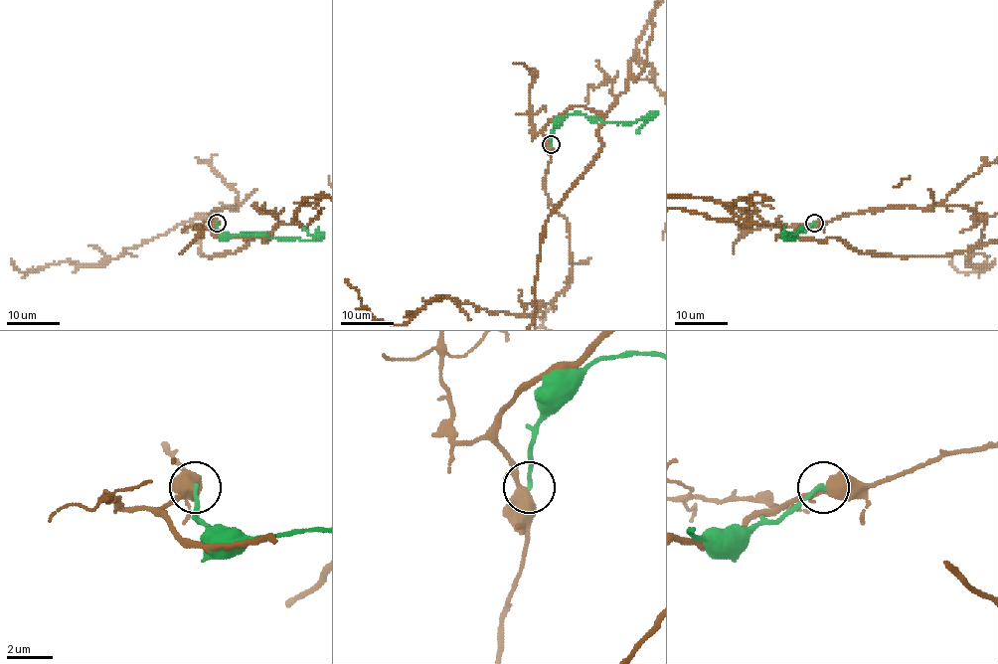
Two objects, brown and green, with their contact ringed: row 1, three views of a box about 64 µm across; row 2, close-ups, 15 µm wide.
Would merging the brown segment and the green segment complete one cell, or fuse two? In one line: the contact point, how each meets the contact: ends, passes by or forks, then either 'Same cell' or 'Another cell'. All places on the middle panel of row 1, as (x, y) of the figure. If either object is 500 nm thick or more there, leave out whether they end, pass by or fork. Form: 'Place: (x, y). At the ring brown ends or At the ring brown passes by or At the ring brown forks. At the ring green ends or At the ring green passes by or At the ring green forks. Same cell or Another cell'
Place: (551, 144). At the ring brown passes by. At the ring green ends. Another cell

